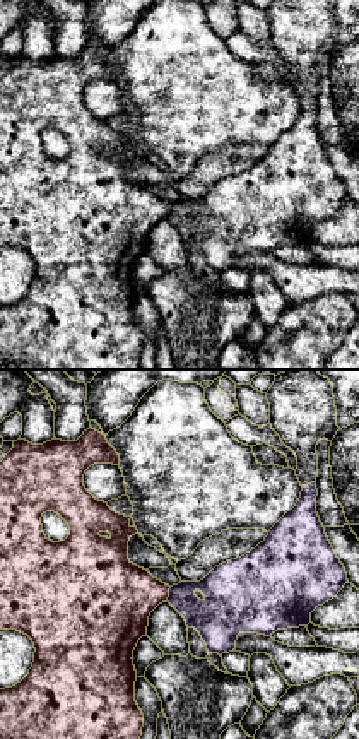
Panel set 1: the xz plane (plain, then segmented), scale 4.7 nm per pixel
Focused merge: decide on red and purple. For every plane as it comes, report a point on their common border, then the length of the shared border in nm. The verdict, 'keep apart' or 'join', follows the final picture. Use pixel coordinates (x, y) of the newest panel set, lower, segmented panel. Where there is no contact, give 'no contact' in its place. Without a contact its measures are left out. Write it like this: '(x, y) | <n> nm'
(168, 594) | 70 nm

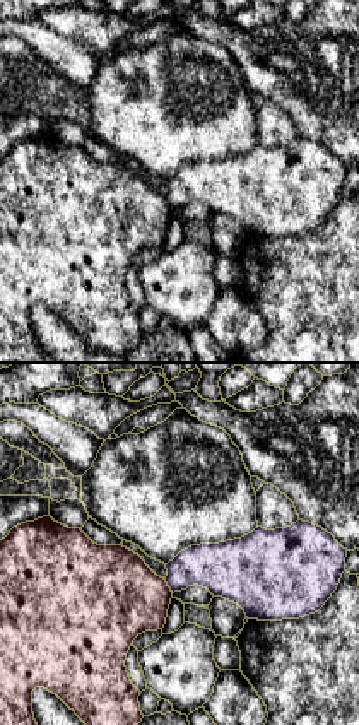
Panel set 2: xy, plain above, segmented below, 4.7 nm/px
(168, 587) | 80 nm

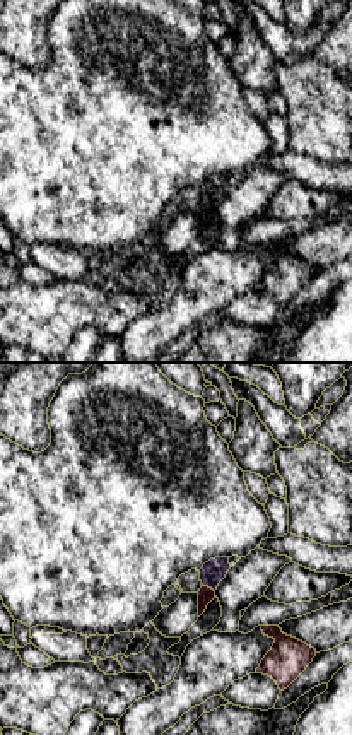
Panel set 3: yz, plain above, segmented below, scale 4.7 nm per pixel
(207, 587) | 80 nm

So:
keep apart

